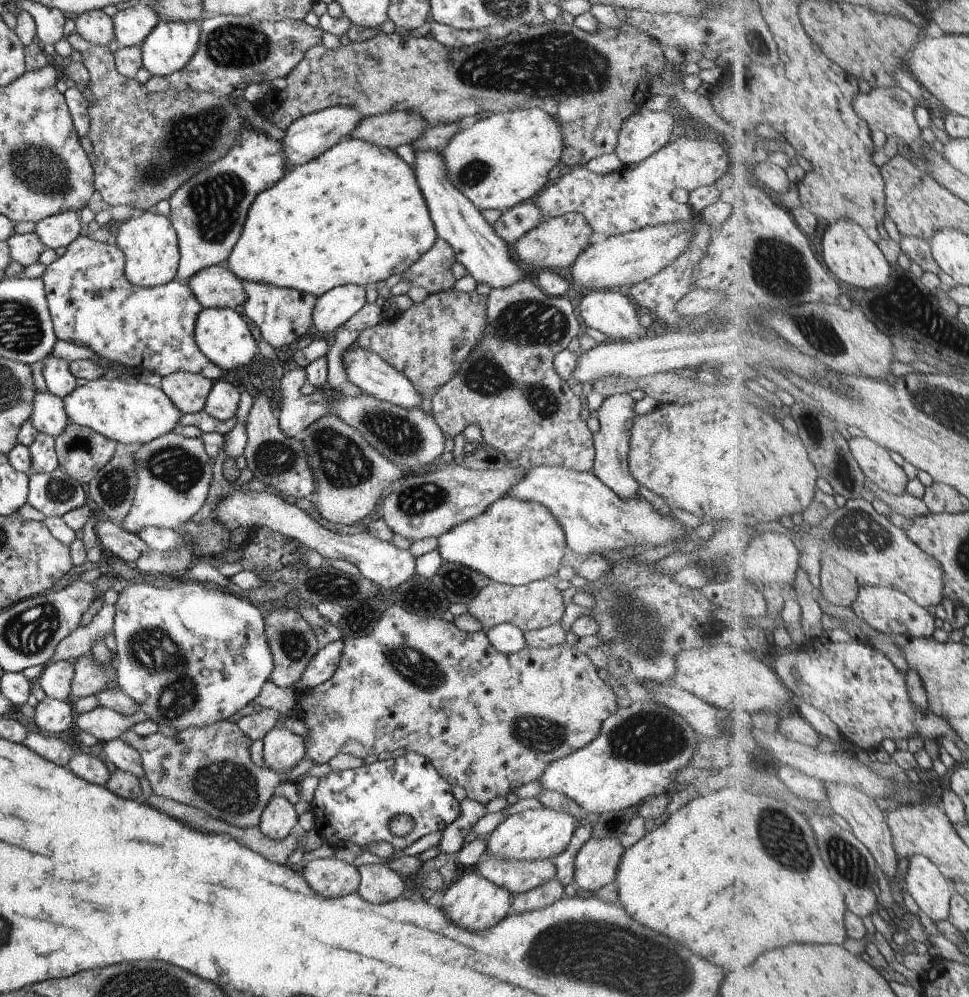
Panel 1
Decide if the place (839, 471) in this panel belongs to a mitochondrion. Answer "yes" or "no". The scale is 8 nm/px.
yes

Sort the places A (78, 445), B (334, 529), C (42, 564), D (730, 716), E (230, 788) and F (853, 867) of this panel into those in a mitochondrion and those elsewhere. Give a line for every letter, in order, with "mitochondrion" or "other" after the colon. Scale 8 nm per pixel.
A: mitochondrion
B: other
C: other
D: other
E: mitochondrion
F: mitochondrion

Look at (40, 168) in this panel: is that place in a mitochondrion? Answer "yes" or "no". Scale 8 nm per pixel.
yes

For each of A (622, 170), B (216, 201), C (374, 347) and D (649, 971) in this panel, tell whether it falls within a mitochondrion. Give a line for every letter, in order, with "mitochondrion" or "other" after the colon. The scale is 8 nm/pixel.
A: other
B: mitochondrion
C: other
D: mitochondrion

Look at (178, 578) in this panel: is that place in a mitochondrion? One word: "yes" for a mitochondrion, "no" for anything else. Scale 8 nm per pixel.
no

